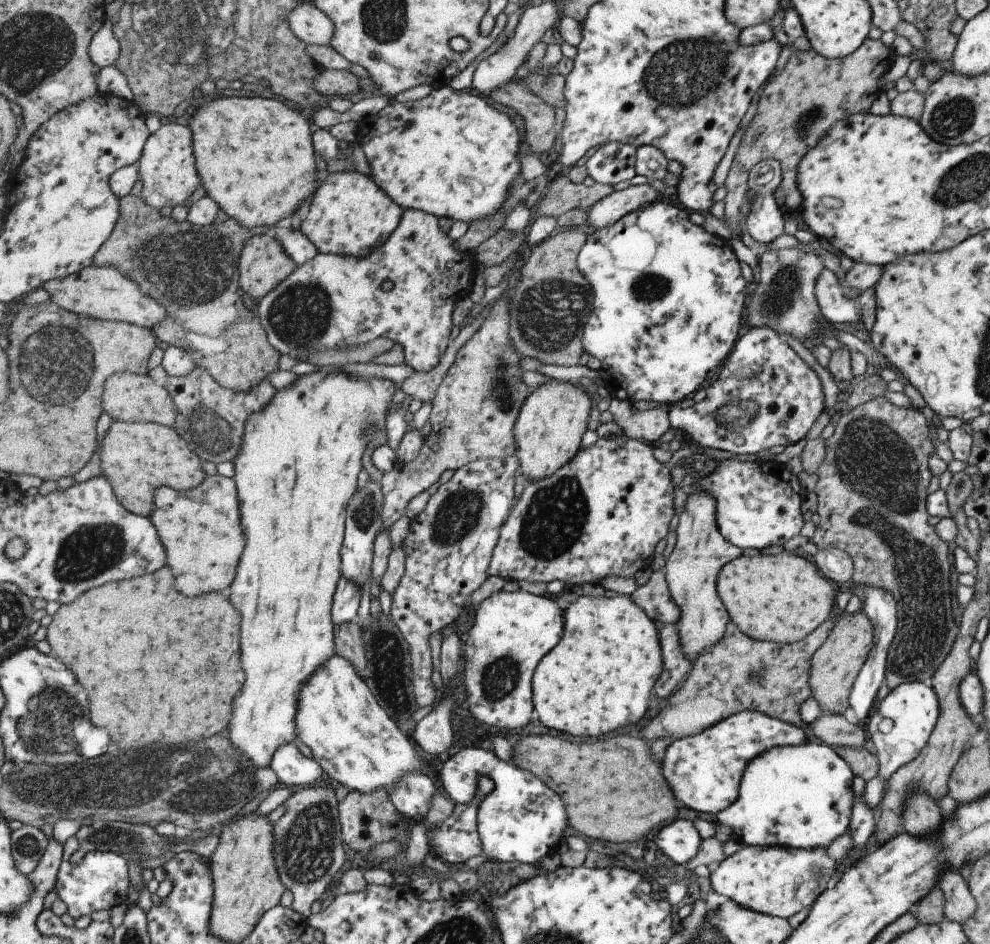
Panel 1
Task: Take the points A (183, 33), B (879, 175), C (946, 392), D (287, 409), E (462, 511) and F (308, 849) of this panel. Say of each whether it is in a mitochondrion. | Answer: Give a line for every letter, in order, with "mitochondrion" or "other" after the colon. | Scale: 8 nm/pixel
A: mitochondrion
B: other
C: other
D: other
E: mitochondrion
F: mitochondrion

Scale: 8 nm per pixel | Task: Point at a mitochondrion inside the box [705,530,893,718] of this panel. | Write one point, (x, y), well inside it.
(755, 677)

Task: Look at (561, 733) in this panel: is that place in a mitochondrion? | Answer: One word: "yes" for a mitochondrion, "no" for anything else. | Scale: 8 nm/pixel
no

